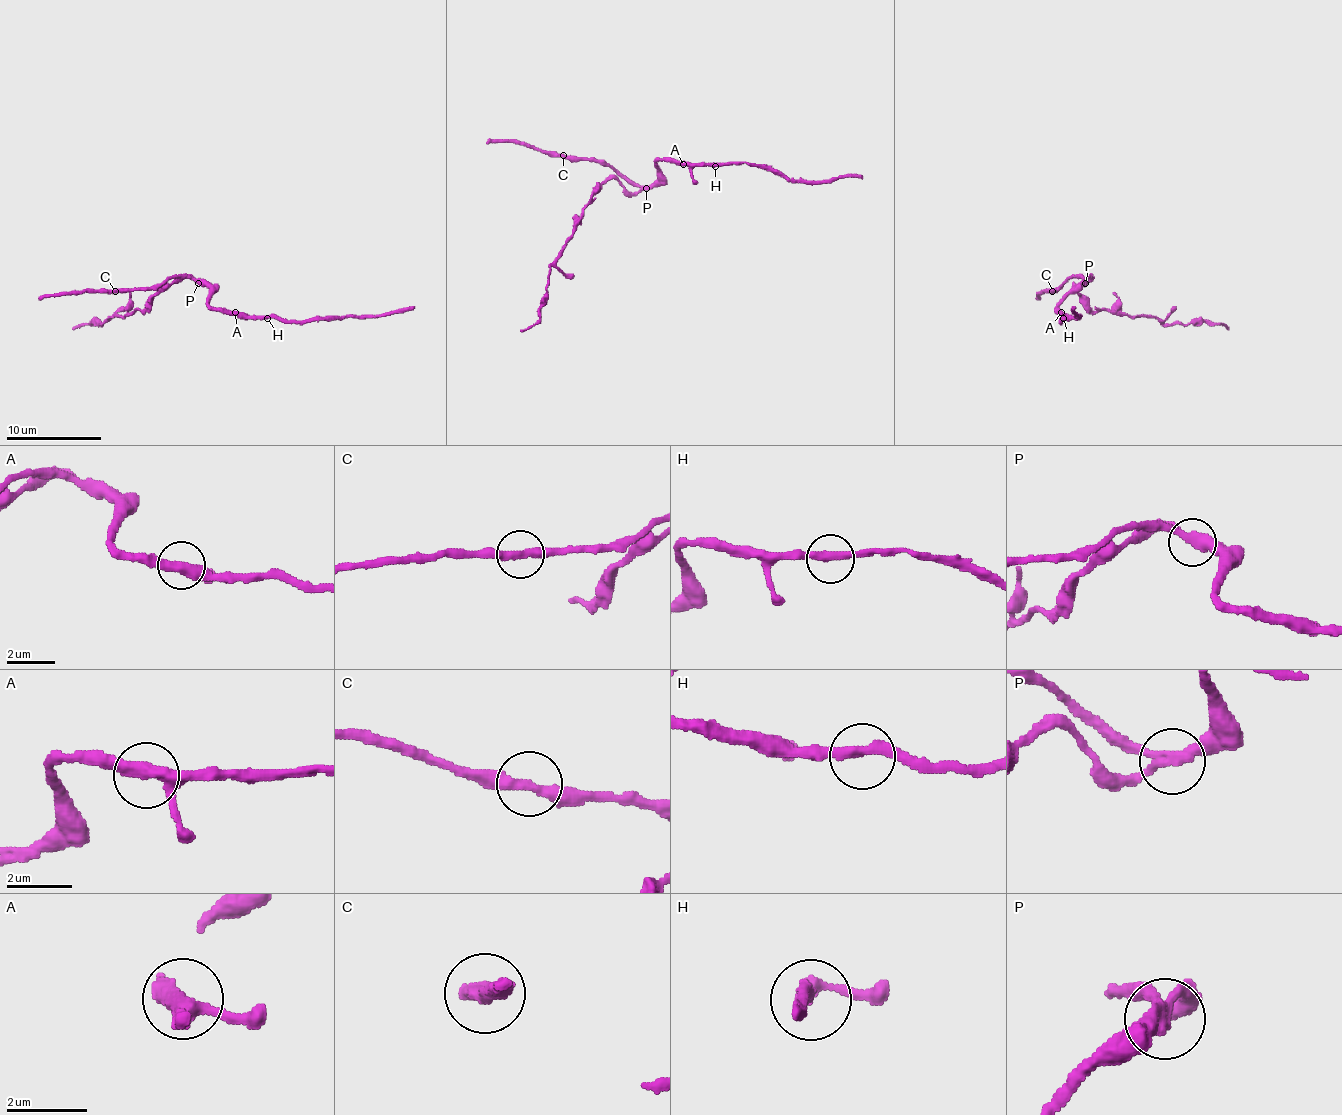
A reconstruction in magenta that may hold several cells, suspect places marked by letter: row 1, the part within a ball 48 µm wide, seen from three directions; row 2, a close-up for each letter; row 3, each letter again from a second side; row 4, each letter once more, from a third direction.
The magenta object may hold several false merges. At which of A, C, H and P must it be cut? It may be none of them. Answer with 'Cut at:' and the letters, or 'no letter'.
Cut at: P

